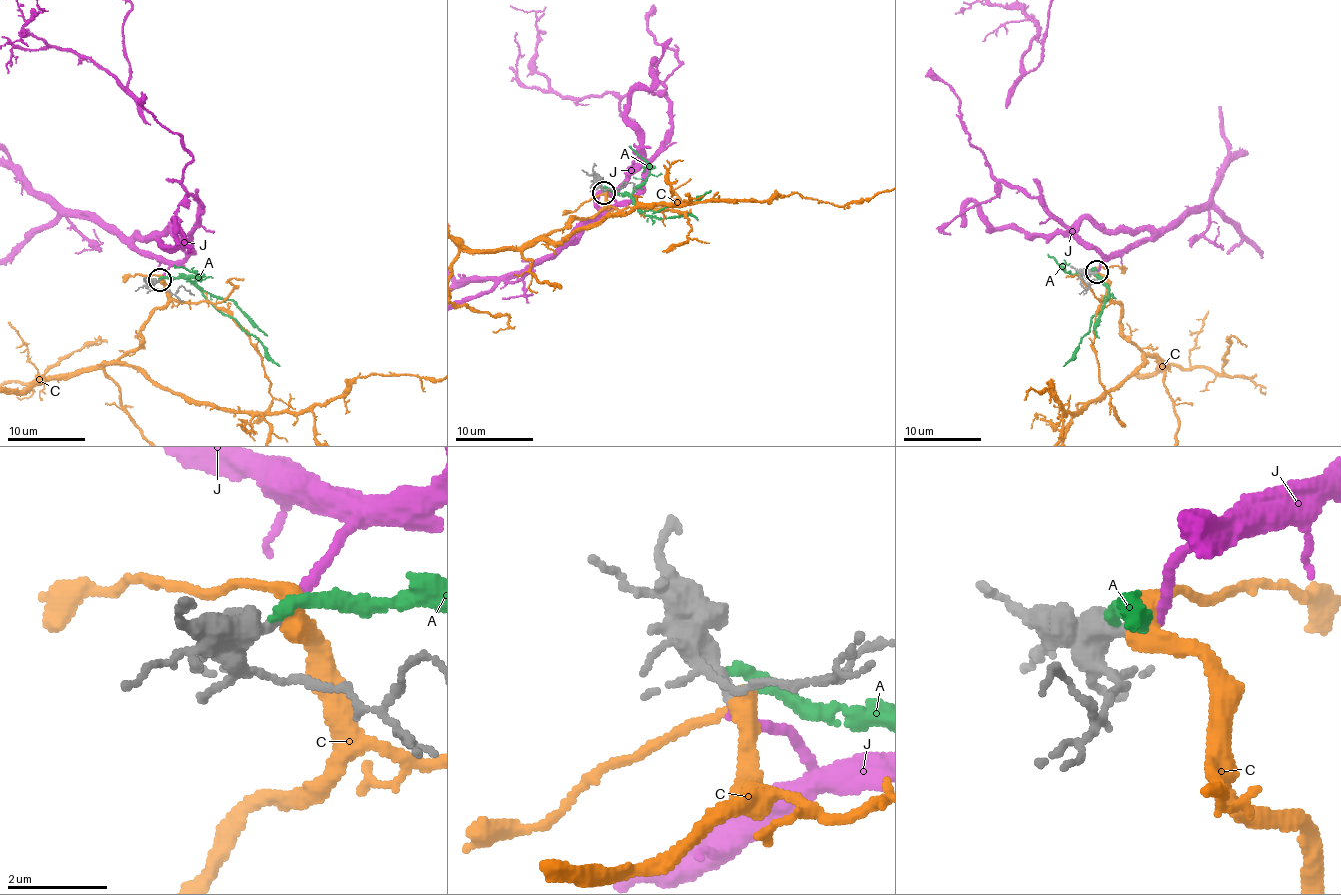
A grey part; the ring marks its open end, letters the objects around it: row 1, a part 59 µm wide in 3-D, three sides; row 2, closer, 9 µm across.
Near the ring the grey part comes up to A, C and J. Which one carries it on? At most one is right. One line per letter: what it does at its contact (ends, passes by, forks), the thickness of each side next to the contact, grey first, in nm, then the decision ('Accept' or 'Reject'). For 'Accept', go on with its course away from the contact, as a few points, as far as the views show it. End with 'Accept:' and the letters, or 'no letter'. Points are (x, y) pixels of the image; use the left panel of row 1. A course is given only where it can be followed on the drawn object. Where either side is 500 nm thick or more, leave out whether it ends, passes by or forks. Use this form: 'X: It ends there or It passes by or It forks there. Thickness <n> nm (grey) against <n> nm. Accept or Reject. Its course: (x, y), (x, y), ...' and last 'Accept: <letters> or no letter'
A: It ends there. Thickness 440 nm (grey) against 240 nm. Reject
C: It passes by. Thickness 200 nm (grey) against 440 nm. Reject
J: It ends there. Thickness 200 nm (grey) against 200 nm. Accept
Accept: J

